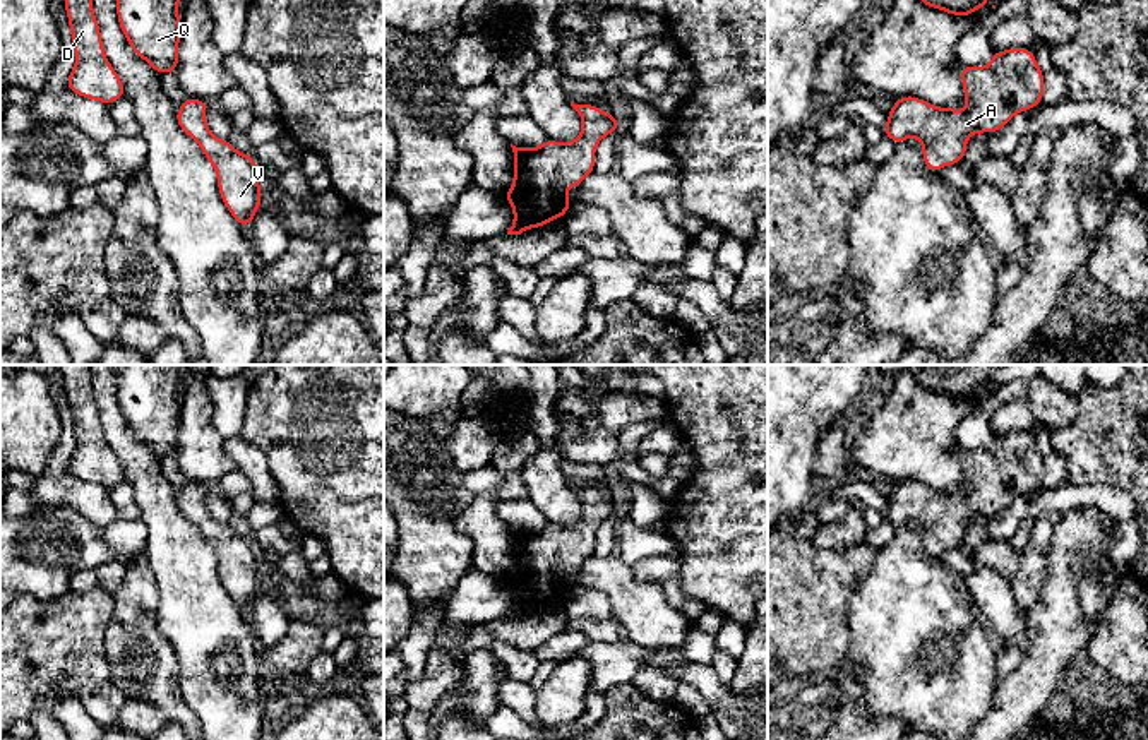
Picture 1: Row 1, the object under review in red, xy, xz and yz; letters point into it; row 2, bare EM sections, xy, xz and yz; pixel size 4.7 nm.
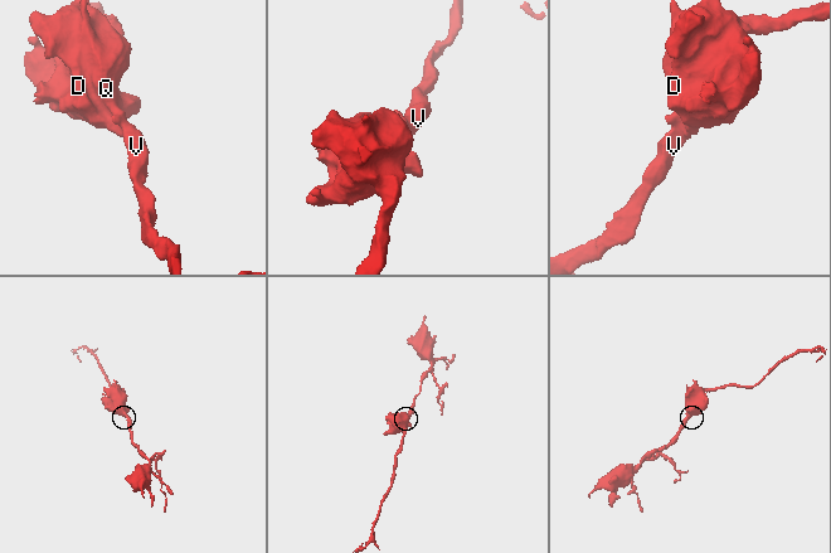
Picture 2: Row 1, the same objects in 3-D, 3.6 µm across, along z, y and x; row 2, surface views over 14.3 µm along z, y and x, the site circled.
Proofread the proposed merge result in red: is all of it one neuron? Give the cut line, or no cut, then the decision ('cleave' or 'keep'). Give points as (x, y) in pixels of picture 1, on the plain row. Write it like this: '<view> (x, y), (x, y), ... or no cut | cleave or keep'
no cut | keep

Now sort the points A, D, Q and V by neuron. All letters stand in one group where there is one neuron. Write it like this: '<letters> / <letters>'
A D Q V

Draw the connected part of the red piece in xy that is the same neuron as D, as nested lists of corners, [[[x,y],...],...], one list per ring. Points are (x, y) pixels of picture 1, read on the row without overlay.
[[[57,365],[65,380],[65,394],[75,437],[75,451],[67,461],[67,471],[94,485],[110,488],[125,481],[123,468],[105,440],[101,416],[93,396],[89,365]]]

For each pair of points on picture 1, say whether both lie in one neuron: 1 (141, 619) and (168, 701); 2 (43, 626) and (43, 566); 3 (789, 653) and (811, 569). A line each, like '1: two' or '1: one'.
1: one
2: two
3: one

